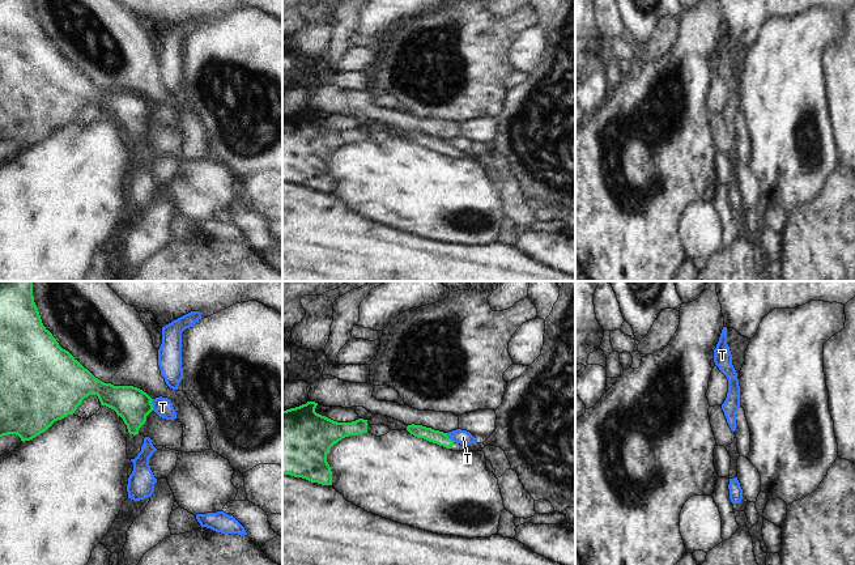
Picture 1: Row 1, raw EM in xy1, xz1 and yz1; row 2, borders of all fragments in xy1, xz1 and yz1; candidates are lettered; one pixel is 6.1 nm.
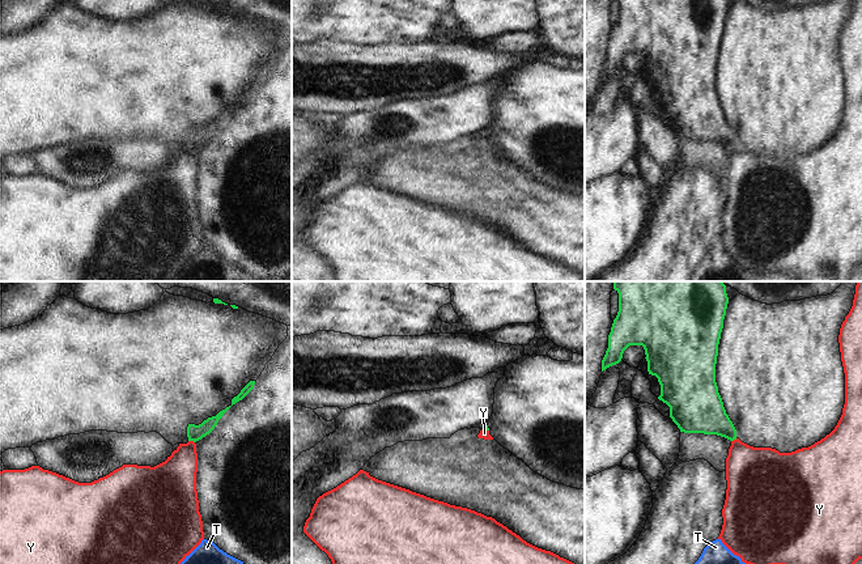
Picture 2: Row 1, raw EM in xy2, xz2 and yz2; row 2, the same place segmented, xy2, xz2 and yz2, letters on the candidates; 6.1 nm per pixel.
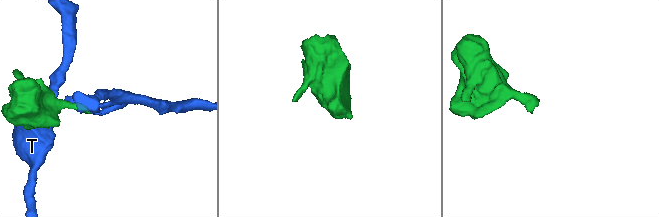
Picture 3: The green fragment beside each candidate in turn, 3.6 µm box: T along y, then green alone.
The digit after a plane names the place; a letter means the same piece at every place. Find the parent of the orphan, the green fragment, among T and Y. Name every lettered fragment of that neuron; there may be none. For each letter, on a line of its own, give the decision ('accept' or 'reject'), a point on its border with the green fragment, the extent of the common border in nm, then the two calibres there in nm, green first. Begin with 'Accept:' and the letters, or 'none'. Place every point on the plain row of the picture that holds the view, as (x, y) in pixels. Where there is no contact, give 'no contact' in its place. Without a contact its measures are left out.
Accept: none
T: reject; meets green in xy1 at (152, 111); contact 70 nm long; 220 nm thick on the green side, 110 nm on the other
Y: reject; meets green in xy2 at (191, 147); contact 40 nm long; 100 nm thick on the green side, 240 nm on the other

